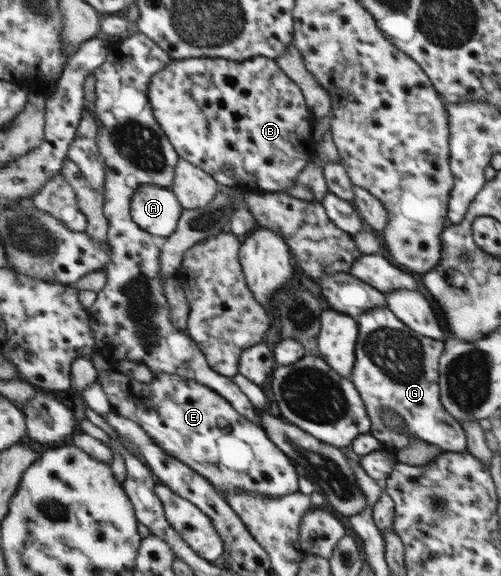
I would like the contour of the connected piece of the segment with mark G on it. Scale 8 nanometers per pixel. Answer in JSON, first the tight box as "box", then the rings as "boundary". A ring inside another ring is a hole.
{"box":[351,306,468,452],"boundary":[[[387,306],[374,307],[354,318],[358,323],[358,337],[351,382],[356,385],[372,418],[369,433],[381,443],[382,448],[394,452],[408,447],[412,437],[439,446],[444,452],[467,451],[468,436],[464,427],[440,401],[439,360],[445,343],[418,334]],[[384,409],[392,409],[404,419],[405,433],[398,433],[395,425],[384,423]]]}

